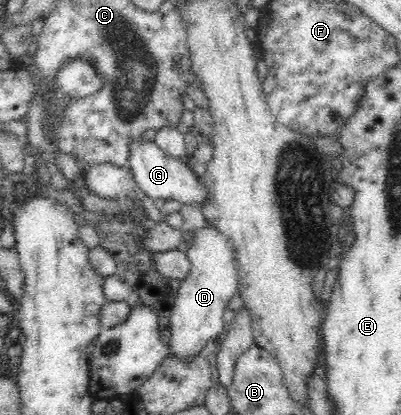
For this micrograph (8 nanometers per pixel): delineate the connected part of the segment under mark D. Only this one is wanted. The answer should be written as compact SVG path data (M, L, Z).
M208 222L201 229L194 228L188 235L186 258L189 262L188 276L180 281L177 297L170 315L171 336L169 351L182 360L188 360L199 353L204 344L215 339L226 327L224 310L231 298L240 295L240 271L236 266L236 253L228 238L216 226Z

